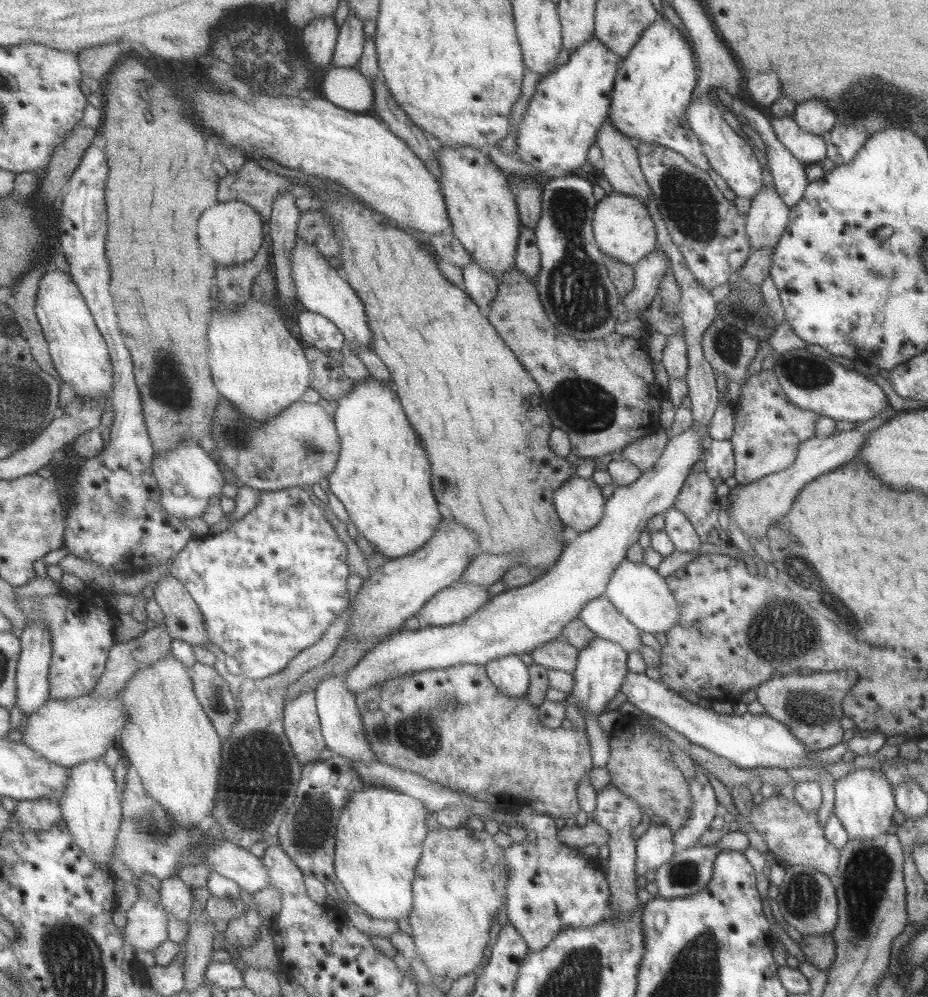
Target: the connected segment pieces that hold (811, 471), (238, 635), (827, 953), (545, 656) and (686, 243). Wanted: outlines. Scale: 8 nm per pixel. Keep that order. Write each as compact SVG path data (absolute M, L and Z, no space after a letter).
M854 429L830 437L817 436L806 440L799 446L796 460L788 468L768 474L750 484L739 484L730 490L727 496L730 501L728 519L732 523L738 523L738 527L742 528L750 540L767 541L768 525L772 525L774 521L778 521L780 517L790 512L798 493L806 484L817 476L832 472L854 459L864 446L866 438L866 434Z
M292 487L279 491L263 491L256 508L245 515L243 519L236 521L234 527L218 534L208 534L191 540L188 546L170 564L170 574L184 582L186 587L190 589L190 593L200 603L208 624L208 632L210 632L212 643L224 650L223 655L235 658L242 668L244 679L255 679L257 681L286 670L296 656L300 656L308 647L320 642L324 635L328 634L336 619L351 608L354 598L350 593L348 578L353 574L348 560L350 560L348 544L340 538L340 534L336 532L336 528L332 526L332 522L326 517L326 511L322 510L322 507L314 502L314 498L312 498L312 494L308 490L301 487Z
M832 932L822 935L802 935L799 947L805 958L818 969L826 972L836 958L836 943Z
M562 636L543 647L537 648L532 653L532 657L535 662L546 666L548 669L565 670L575 674L579 654L579 649Z
M654 143L636 146L642 172L654 195L658 210L667 225L672 242L684 254L692 276L707 292L738 278L740 268L752 253L746 235L746 216L736 209L736 203L724 197L710 175L696 168L686 156Z

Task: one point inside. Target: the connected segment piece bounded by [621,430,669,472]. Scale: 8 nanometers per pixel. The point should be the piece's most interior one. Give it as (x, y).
(644, 452)

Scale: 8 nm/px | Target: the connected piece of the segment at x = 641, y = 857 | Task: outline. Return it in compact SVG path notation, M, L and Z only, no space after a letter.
M651 825L646 833L636 842L638 860L636 860L635 872L638 876L644 876L646 872L656 872L658 867L670 861L678 852L673 839L672 829L666 826Z

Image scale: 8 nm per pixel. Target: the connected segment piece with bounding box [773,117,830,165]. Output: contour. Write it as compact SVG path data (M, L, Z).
M773 117L773 127L780 143L798 161L809 165L818 163L818 160L826 157L826 150L830 146L826 145L826 140L824 140L827 135L816 135L800 129L800 125L796 124L794 117Z

